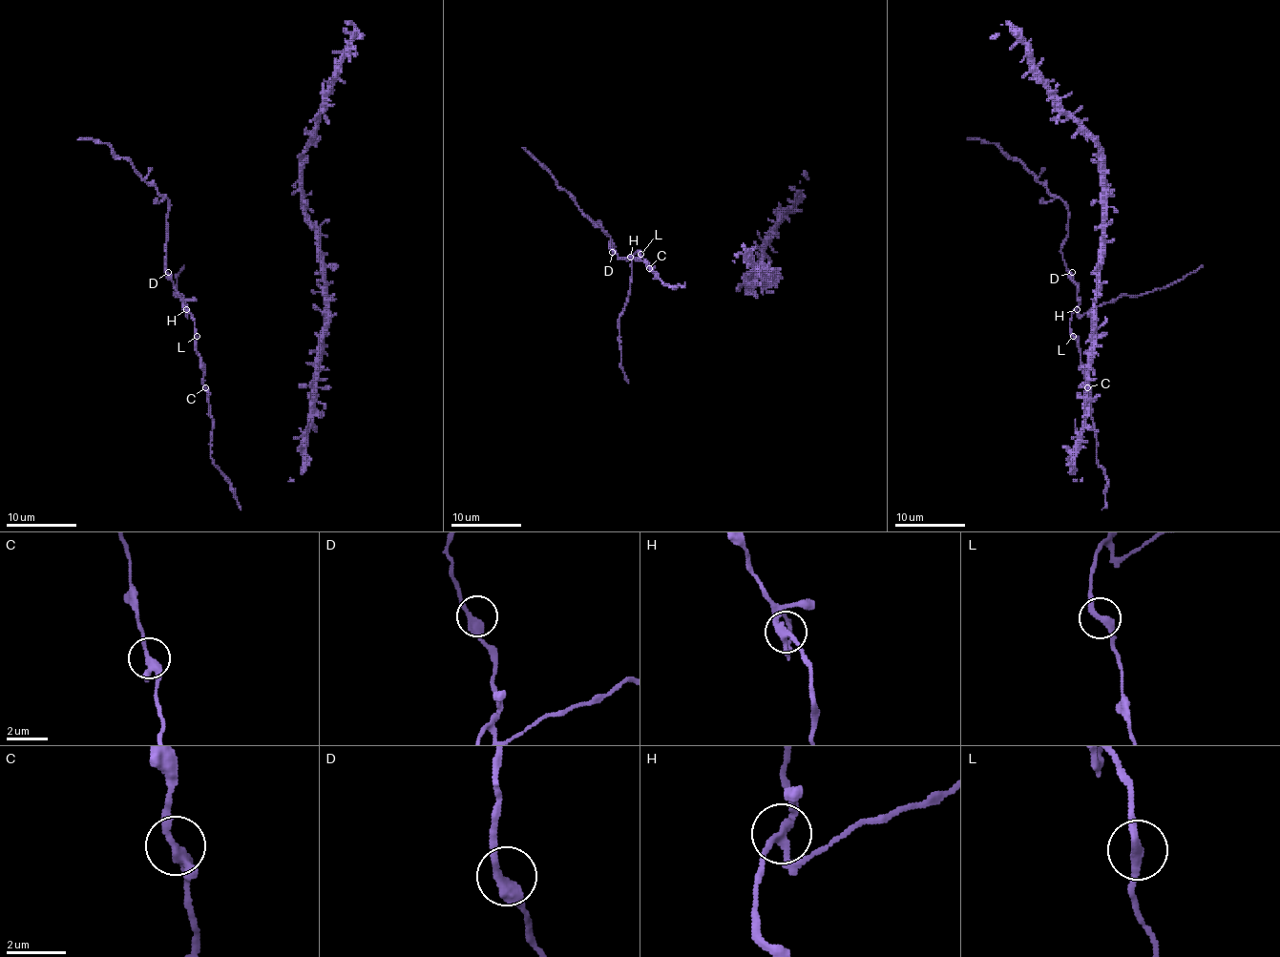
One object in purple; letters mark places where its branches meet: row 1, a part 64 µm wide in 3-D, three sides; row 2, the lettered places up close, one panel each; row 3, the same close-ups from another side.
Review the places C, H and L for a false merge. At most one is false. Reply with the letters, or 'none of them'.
H

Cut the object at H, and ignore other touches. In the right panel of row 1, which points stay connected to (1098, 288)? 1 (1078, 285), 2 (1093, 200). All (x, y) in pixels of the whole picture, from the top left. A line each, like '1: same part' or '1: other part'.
1: other part
2: same part

